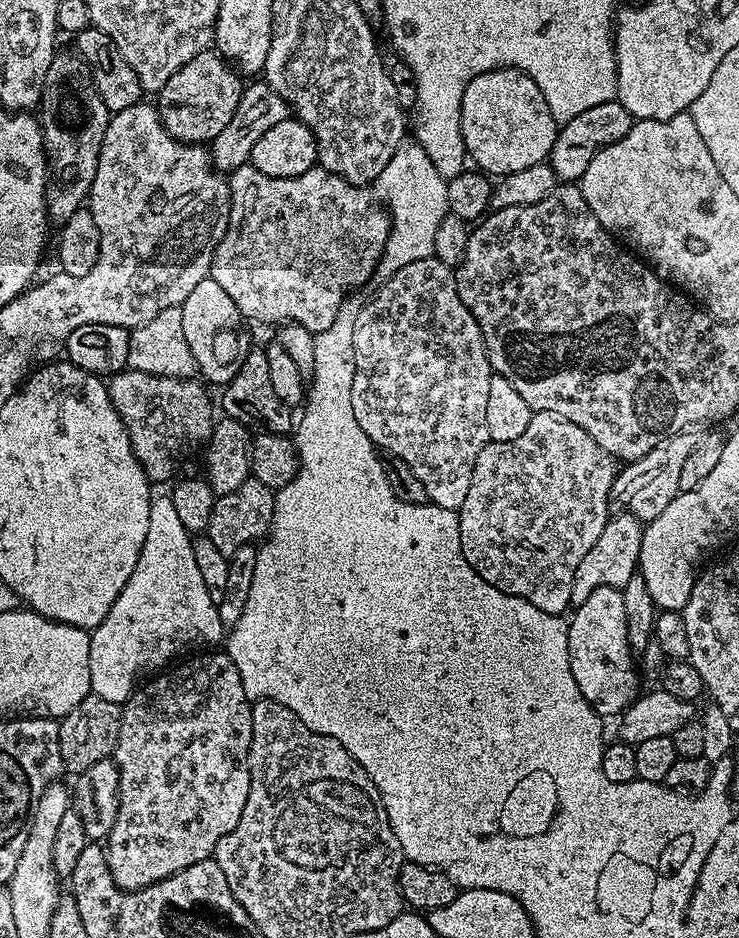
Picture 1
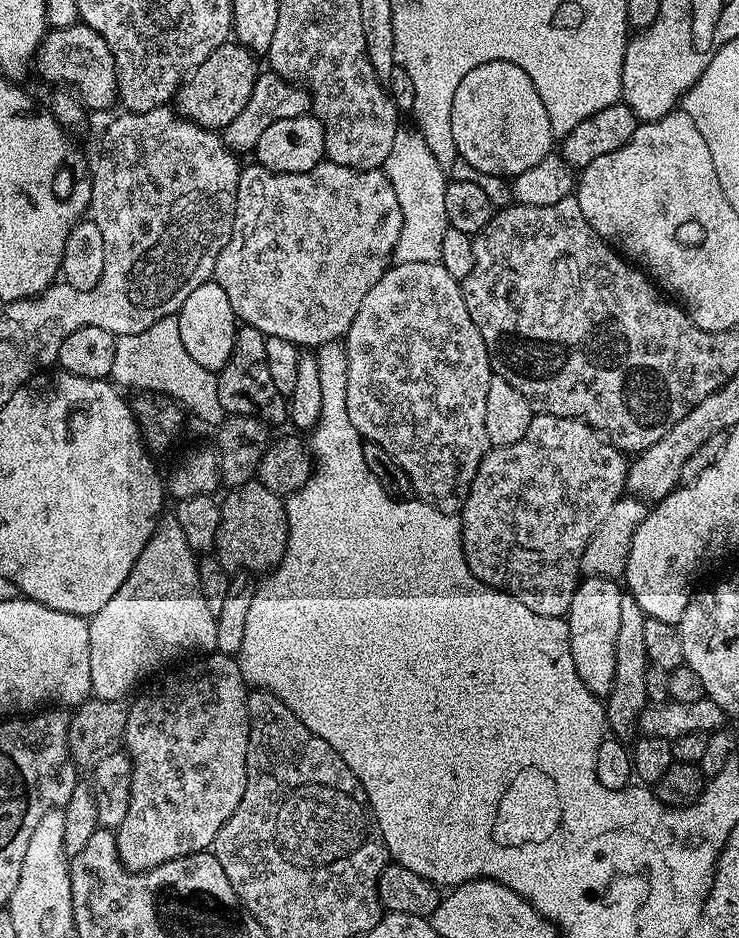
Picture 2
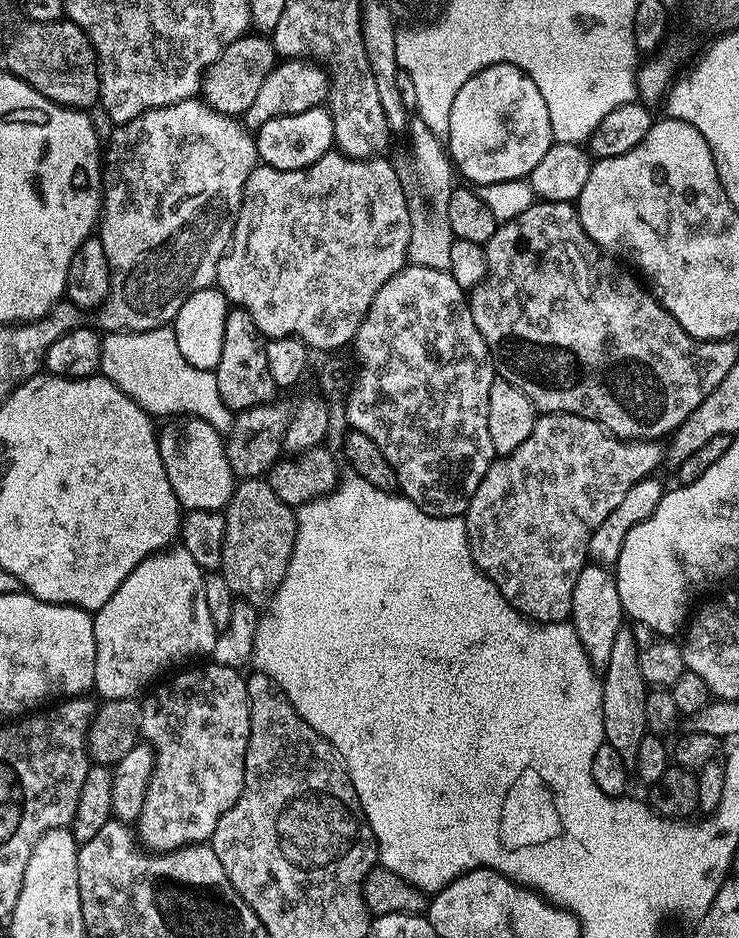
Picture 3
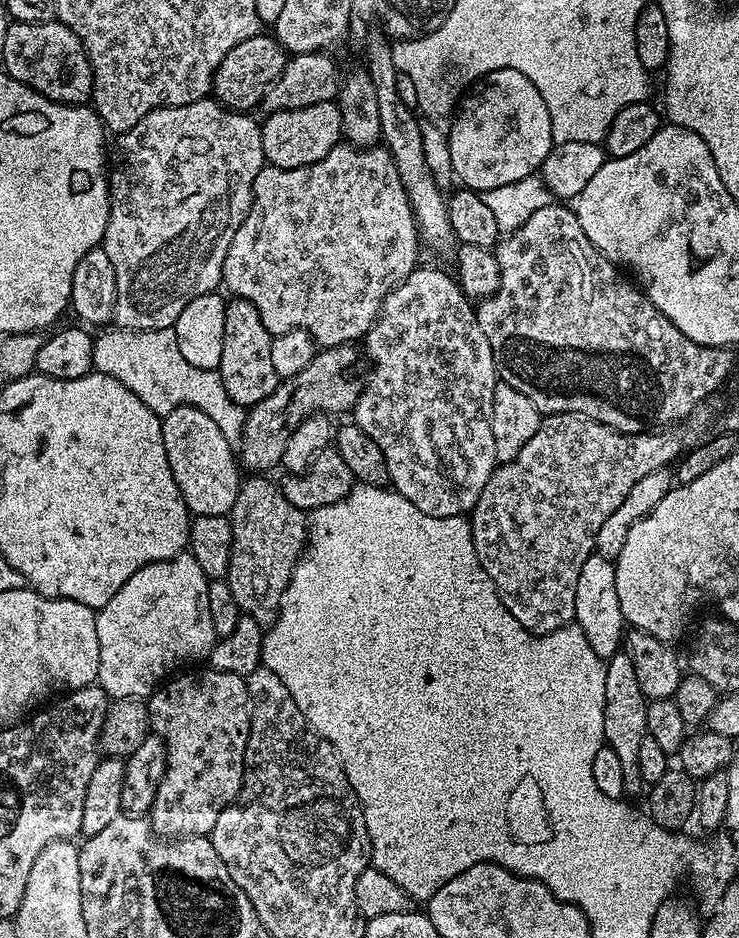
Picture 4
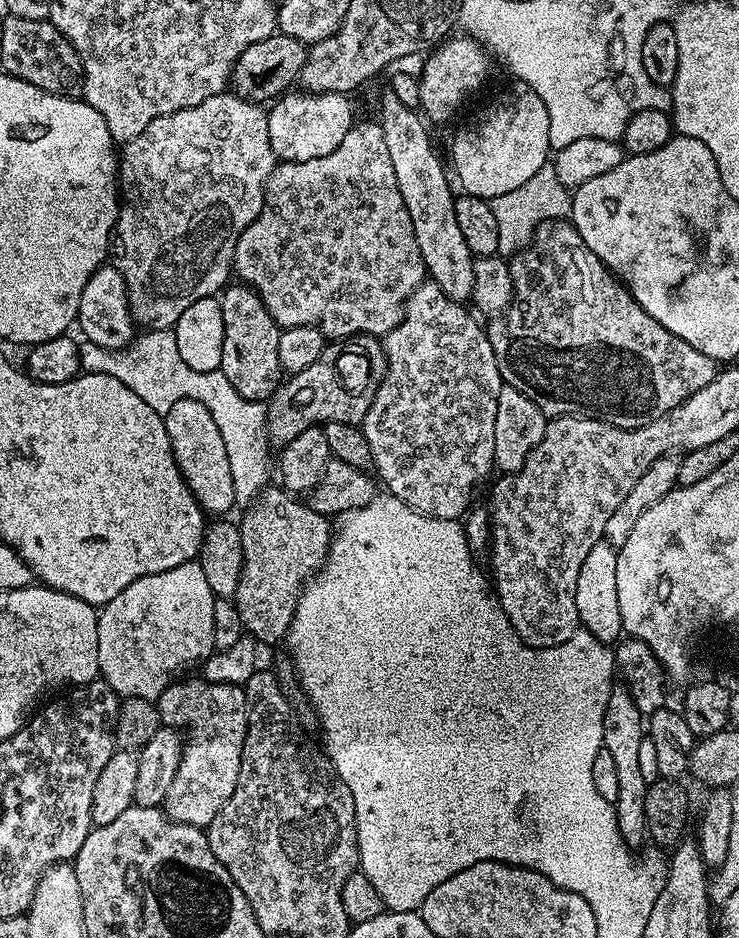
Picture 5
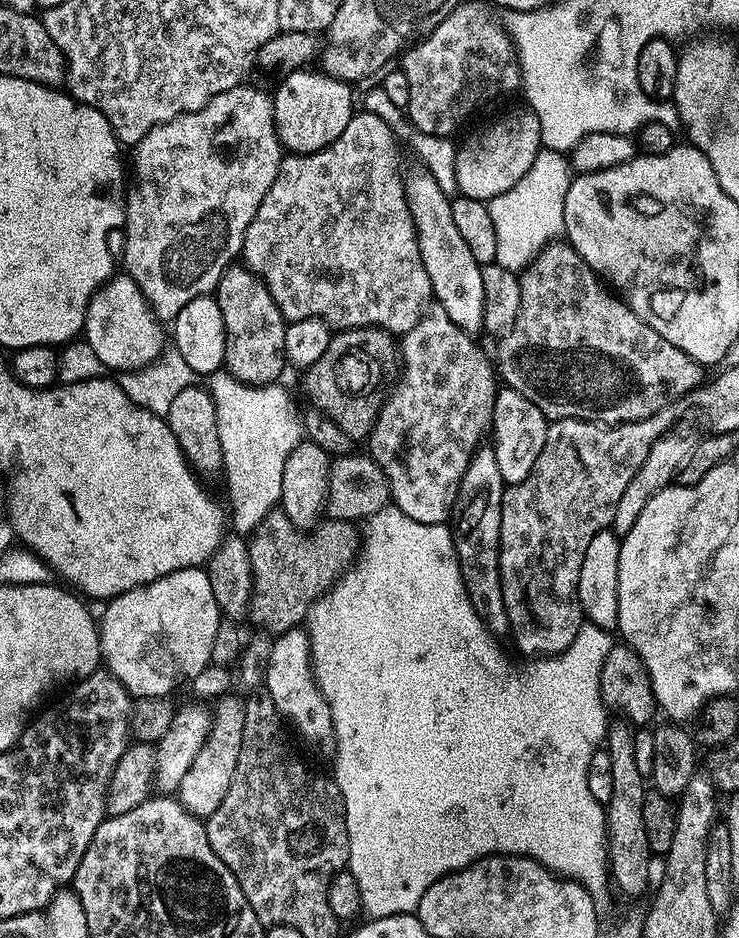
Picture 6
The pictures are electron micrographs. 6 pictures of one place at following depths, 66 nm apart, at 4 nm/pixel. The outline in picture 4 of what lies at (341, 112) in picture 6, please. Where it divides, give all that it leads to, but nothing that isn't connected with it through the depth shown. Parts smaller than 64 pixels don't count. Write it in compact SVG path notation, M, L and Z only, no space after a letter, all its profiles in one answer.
M329 102L327 104L315 104L314 106L306 106L298 110L286 110L285 112L273 112L267 117L268 121L263 121L260 133L262 134L262 150L264 151L264 159L273 168L301 168L302 166L310 166L314 162L324 160L326 154L330 154L330 150L335 144L341 143L342 129L340 126L340 109L335 103Z

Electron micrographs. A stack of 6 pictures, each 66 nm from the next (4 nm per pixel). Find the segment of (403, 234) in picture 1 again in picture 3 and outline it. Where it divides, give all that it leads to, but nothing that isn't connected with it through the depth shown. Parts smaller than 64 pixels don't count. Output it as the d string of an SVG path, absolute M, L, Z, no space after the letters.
M419 118L413 119L409 123L406 129L406 137L408 136L408 165L402 168L402 179L404 182L404 193L408 196L408 209L410 210L410 246L408 247L408 258L411 263L417 264L418 266L426 266L427 268L433 268L435 264L444 264L447 267L450 266L450 248L454 239L452 231L450 230L450 218L446 214L446 206L450 206L450 194L454 187L454 165L446 151L445 145L438 139L434 134L430 134L430 129L426 127L426 122L422 122Z

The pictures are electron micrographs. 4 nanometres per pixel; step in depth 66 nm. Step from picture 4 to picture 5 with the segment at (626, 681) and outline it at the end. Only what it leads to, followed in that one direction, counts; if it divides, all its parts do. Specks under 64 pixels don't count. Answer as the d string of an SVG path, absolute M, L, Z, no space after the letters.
M622 684L615 685L607 700L606 710L603 712L603 748L613 756L614 770L617 771L618 798L613 808L618 818L619 832L632 848L638 847L642 838L644 840L646 836L644 802L649 785L643 779L639 767L639 749L645 737L644 715L637 708L628 689Z

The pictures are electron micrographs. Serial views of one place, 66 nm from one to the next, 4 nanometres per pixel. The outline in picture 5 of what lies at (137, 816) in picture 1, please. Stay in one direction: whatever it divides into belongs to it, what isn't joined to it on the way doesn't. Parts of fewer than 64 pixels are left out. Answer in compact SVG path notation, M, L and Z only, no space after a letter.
M203 678L177 679L154 701L160 711L161 725L186 732L184 753L178 762L174 782L166 790L162 810L171 820L207 829L208 825L230 802L230 794L238 786L242 766L242 746L248 729L248 699L238 684L215 684Z

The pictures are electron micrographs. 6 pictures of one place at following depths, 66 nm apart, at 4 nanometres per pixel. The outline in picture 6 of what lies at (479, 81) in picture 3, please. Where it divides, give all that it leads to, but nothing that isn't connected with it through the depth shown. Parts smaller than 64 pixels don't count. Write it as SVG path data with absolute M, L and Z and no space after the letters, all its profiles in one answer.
M530 110L504 116L489 132L472 136L456 149L456 187L459 195L489 202L496 195L510 190L534 165L542 149L540 122Z

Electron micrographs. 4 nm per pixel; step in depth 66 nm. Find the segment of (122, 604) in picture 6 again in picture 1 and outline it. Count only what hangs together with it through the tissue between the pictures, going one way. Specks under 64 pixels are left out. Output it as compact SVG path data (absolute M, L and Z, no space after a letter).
M153 495L146 542L142 542L134 574L114 598L106 618L90 632L91 695L122 706L141 678L171 665L187 648L200 650L225 639L226 627L219 618L214 594L206 586L198 562L194 562L192 542L193 537L178 519L171 495Z

